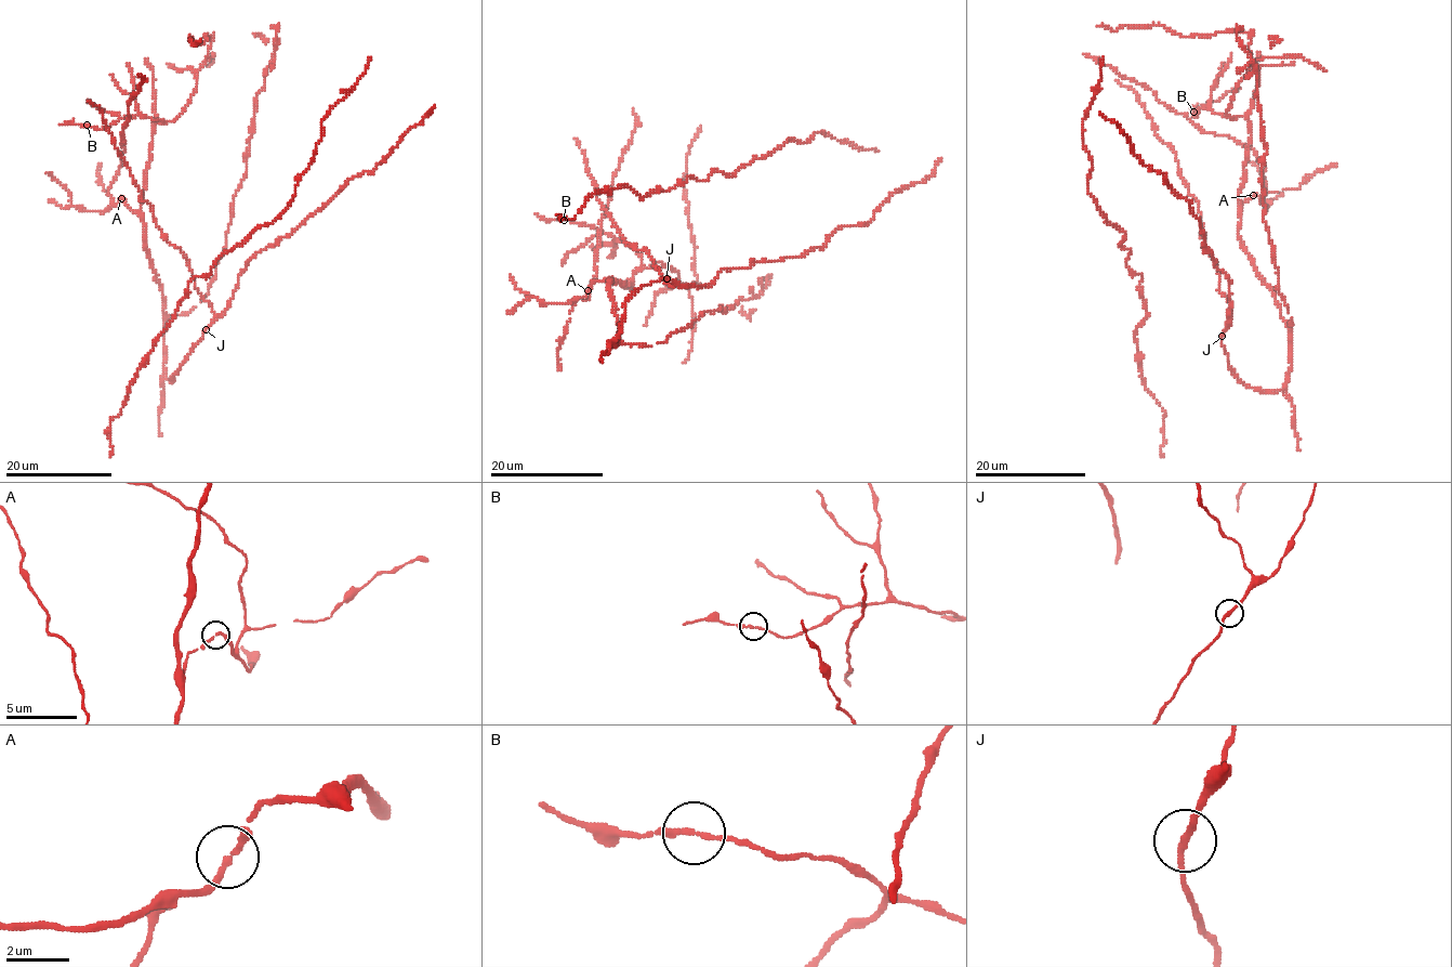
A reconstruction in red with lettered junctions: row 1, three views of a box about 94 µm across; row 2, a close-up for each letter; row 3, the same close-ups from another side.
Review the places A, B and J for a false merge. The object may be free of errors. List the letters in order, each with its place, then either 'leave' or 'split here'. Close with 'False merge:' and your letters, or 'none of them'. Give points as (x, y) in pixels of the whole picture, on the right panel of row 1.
A: (1253, 195) | leave
B: (1193, 112) | leave
J: (1222, 336) | leave
False merge: none of them

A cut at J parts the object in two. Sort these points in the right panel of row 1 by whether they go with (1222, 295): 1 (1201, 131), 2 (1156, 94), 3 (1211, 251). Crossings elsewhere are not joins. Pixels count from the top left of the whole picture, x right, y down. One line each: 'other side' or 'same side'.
1: other side
2: other side
3: same side

